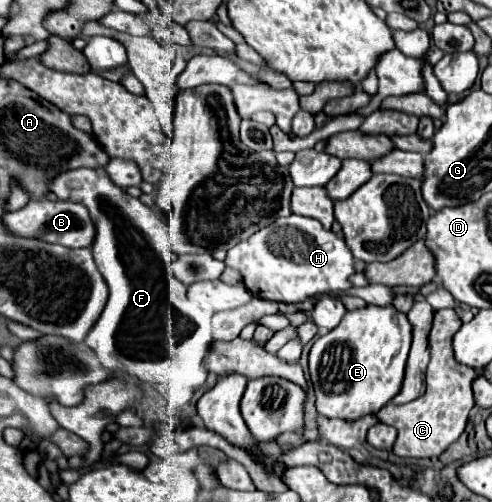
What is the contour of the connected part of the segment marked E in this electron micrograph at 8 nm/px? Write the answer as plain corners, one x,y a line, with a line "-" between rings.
368,305
364,309
348,311
336,329
316,339
308,355
316,411
324,417
346,421
370,413
376,415
402,387
412,339
410,331
412,327
408,317
392,305

